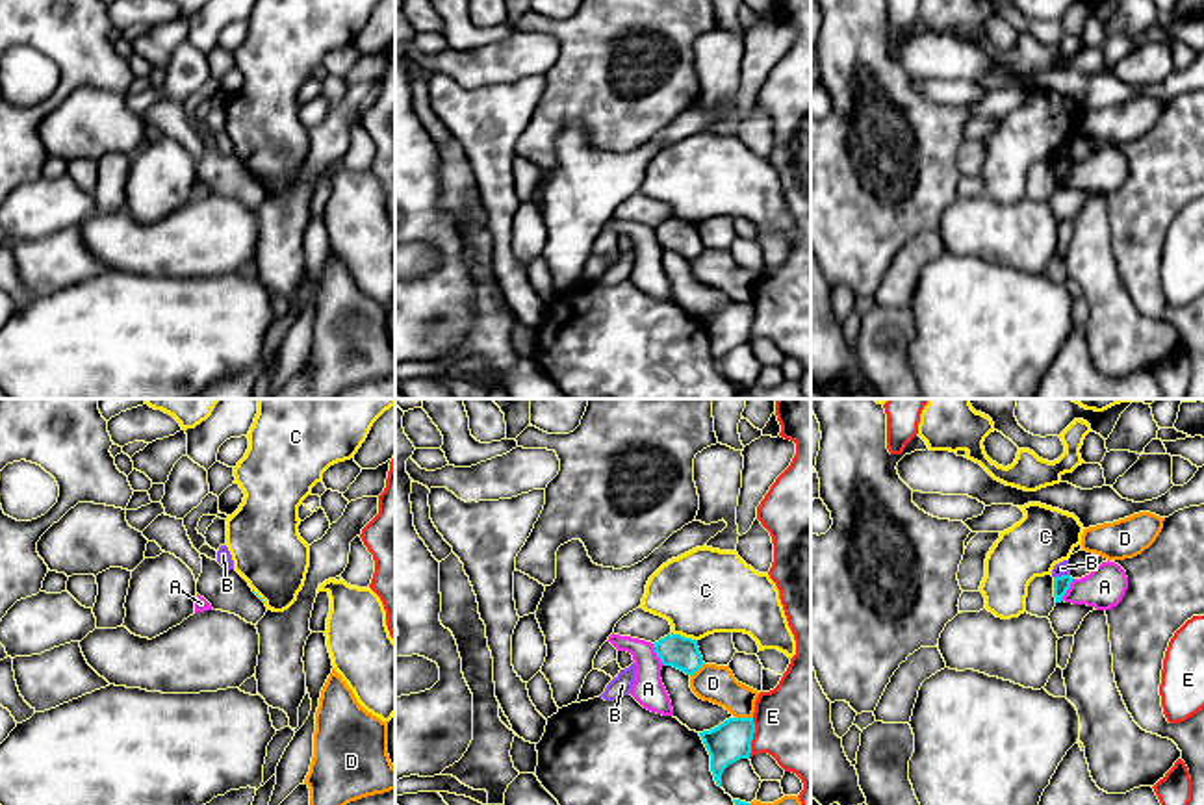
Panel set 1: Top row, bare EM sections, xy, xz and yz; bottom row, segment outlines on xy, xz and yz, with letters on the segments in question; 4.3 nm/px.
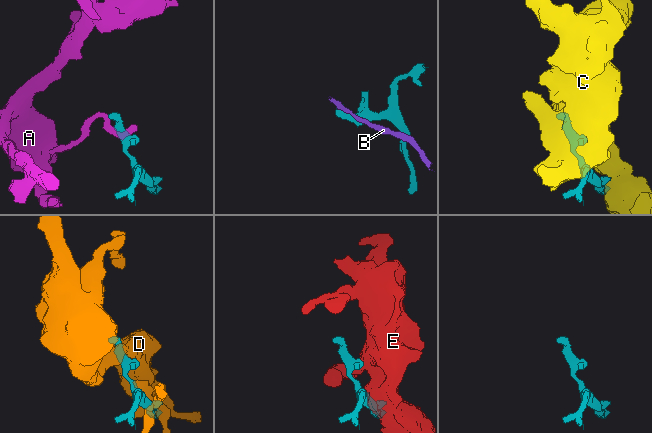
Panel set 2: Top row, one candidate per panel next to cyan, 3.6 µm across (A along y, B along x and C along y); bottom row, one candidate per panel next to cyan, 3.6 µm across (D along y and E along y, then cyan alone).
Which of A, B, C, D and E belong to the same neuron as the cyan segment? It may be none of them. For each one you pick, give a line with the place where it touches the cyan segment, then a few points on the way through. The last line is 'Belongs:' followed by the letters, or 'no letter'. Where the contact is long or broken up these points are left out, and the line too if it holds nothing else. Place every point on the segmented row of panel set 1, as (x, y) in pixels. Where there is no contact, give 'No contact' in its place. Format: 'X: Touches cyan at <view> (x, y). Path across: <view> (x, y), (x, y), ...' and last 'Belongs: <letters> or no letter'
Belongs: no letter

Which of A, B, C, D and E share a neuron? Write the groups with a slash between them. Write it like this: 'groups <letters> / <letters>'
groups A / B / C / D / E

